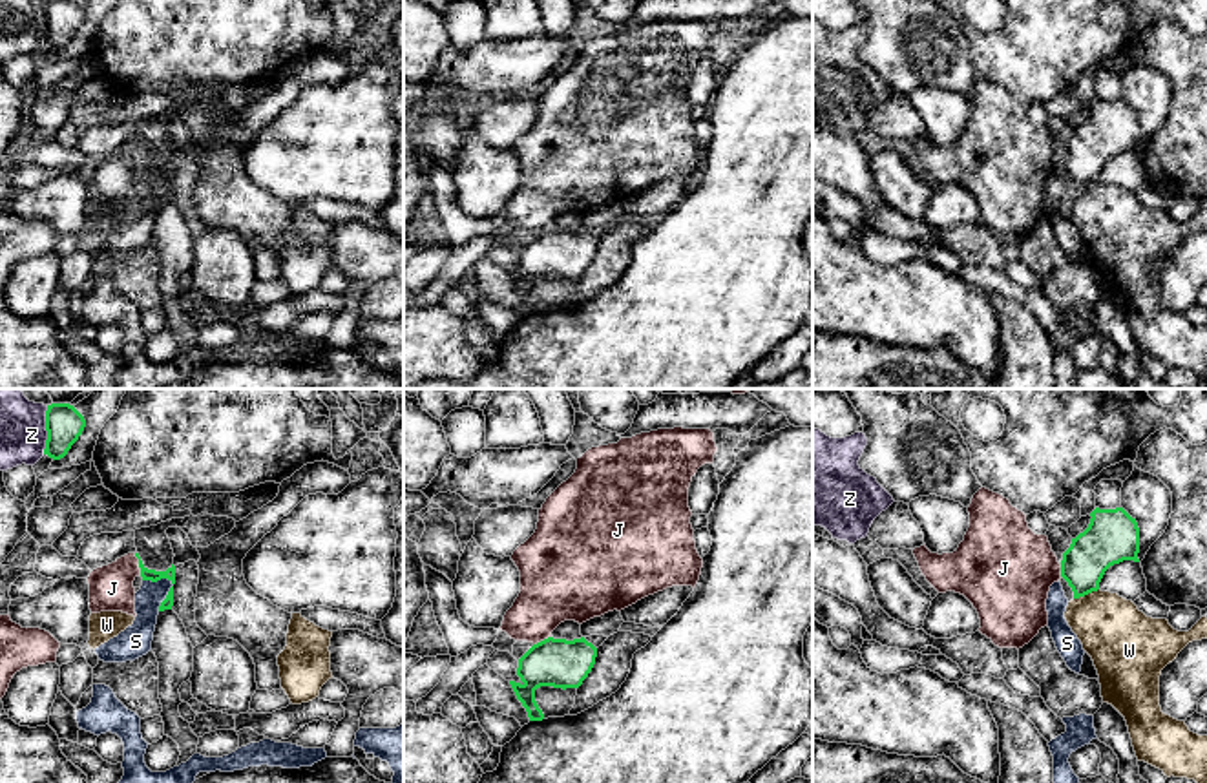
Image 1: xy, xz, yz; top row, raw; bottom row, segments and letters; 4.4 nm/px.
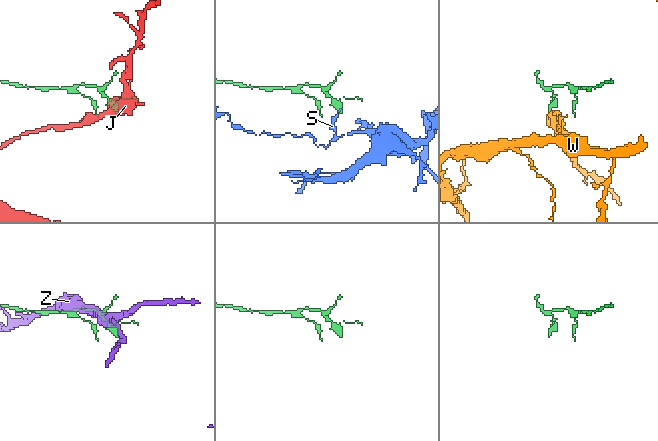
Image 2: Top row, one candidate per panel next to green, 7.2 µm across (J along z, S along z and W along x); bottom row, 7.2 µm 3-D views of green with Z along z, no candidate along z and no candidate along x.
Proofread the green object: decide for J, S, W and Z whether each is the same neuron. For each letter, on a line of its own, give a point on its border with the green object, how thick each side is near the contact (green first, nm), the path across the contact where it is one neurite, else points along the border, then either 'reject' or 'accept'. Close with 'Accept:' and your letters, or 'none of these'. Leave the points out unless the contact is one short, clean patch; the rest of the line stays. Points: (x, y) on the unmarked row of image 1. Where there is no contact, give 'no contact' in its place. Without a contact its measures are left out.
J: xy (139, 156) | 50/190 nm | along xy (134, 145), (141, 165) | reject
S: xy (172, 174) | 50/120 nm | along xy (143, 170), (167, 170), (172, 176), (157, 201) | reject
W: yz (1085, 185) | 200/300 nm | along yz (1098, 179), (1074, 190) | reject
Z: xy (46, 20) | 160/200 nm | reject
Accept: none of these

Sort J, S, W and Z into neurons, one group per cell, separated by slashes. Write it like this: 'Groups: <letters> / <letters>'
Groups: J / S / W / Z

